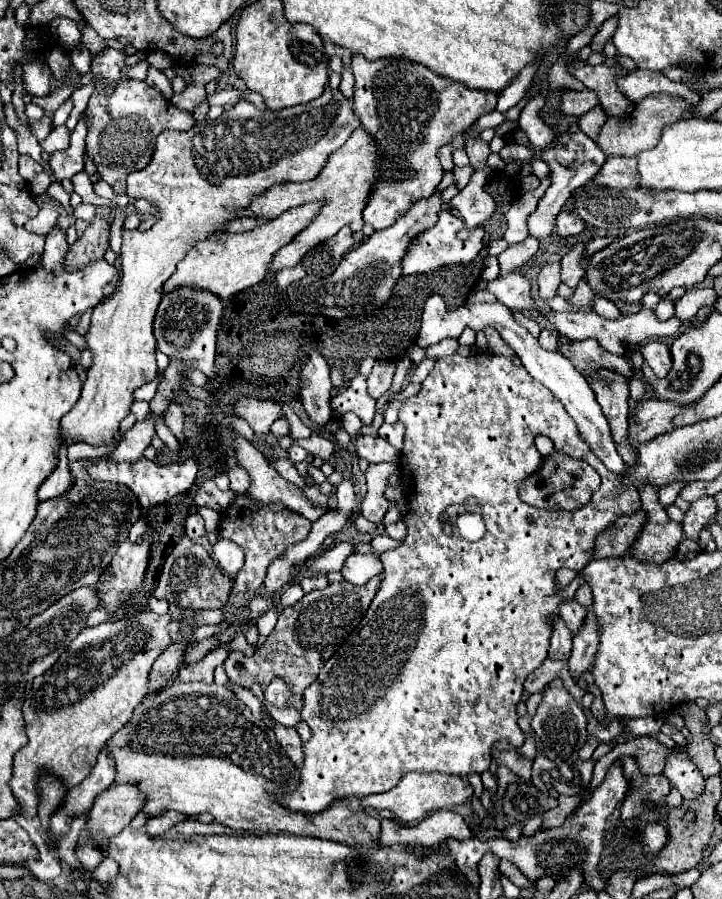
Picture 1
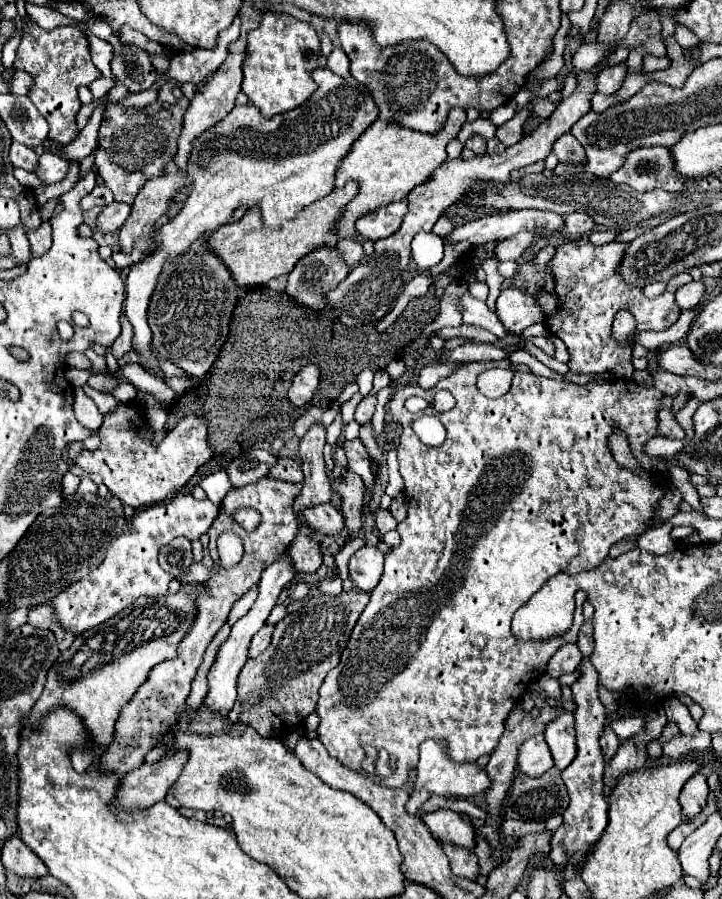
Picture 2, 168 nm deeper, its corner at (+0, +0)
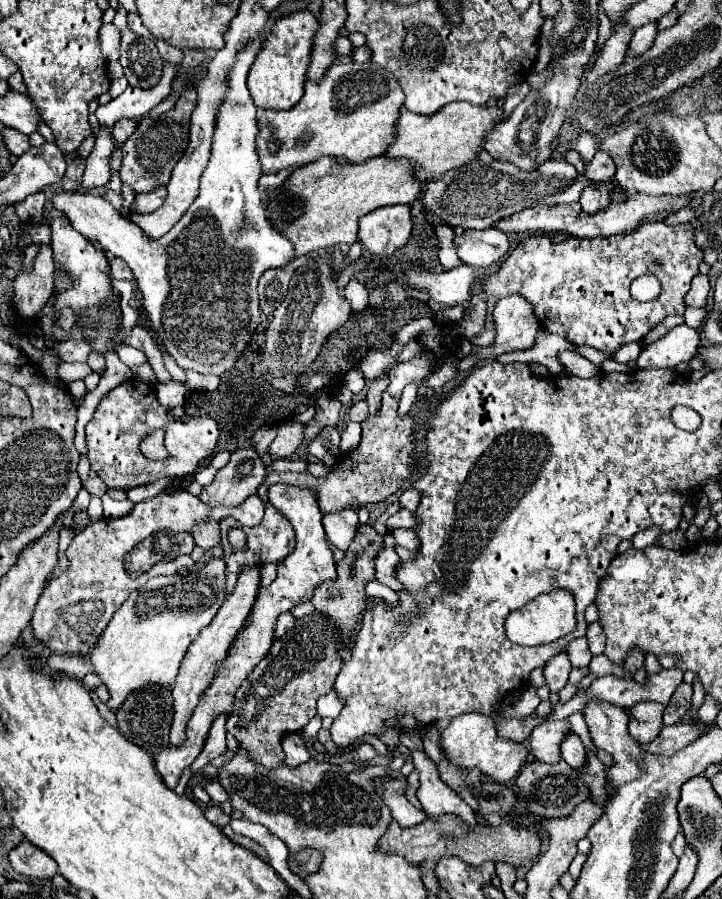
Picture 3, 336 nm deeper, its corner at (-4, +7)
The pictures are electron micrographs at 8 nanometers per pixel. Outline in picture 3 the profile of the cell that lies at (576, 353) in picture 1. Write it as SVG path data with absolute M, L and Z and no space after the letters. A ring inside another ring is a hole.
M650 223L642 225L634 233L612 235L612 237L566 237L562 243L552 243L548 235L532 235L524 239L512 255L502 263L498 273L492 273L486 281L480 281L478 291L486 291L494 299L520 293L532 305L538 323L558 333L560 337L568 339L576 345L590 345L610 357L618 347L634 341L642 341L644 335L654 329L664 317L668 315L682 315L686 309L684 295L690 289L690 281L698 275L698 265L704 259L702 251L694 243L694 229L690 223L668 227L664 223ZM654 259L660 259L662 265L654 265ZM652 273L662 283L662 293L648 303L634 301L630 297L630 283L632 279Z

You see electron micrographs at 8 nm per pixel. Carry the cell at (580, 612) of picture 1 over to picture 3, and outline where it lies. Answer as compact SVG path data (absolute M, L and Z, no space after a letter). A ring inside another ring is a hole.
M590 623L590 625L588 625L586 639L588 639L588 645L590 645L592 655L602 655L604 645L606 645L606 637L604 637L602 627L600 627L598 623Z

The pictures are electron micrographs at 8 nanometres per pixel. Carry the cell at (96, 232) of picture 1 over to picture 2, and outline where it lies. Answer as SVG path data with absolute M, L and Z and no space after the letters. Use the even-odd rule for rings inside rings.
M112 202L110 206L104 206L98 216L98 228L102 232L116 232L124 226L126 218L130 216L130 206L122 202Z

